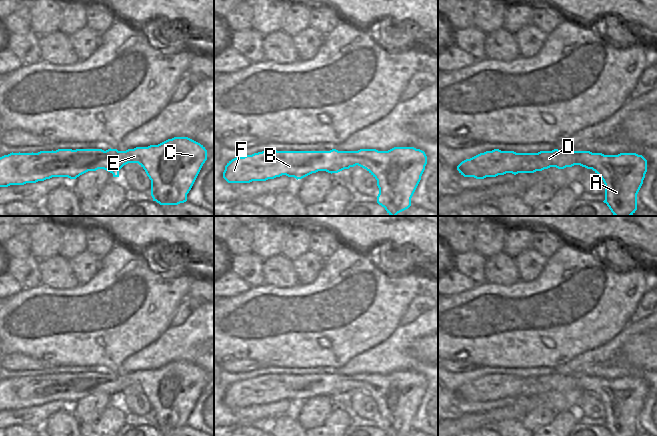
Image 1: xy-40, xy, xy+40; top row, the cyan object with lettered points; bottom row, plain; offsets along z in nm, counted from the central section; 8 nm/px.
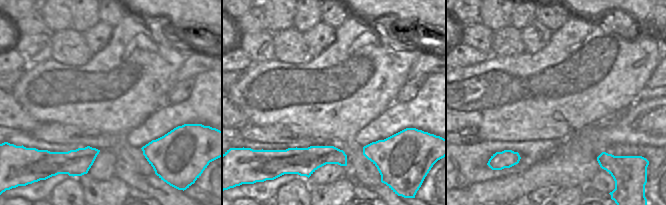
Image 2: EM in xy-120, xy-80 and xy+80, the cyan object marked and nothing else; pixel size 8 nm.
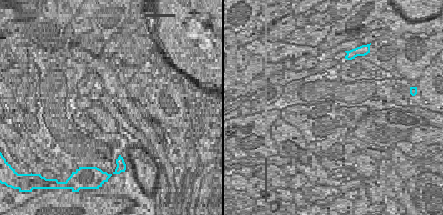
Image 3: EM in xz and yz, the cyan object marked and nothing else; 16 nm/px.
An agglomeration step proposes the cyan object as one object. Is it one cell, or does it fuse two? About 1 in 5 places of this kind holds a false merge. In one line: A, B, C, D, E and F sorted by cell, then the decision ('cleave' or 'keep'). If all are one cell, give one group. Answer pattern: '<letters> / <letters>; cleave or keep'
A B C D E F; keep

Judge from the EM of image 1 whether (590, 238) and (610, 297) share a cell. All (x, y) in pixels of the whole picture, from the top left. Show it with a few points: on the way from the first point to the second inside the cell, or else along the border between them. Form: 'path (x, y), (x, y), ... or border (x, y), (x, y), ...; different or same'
border (571, 243), (594, 249); different

